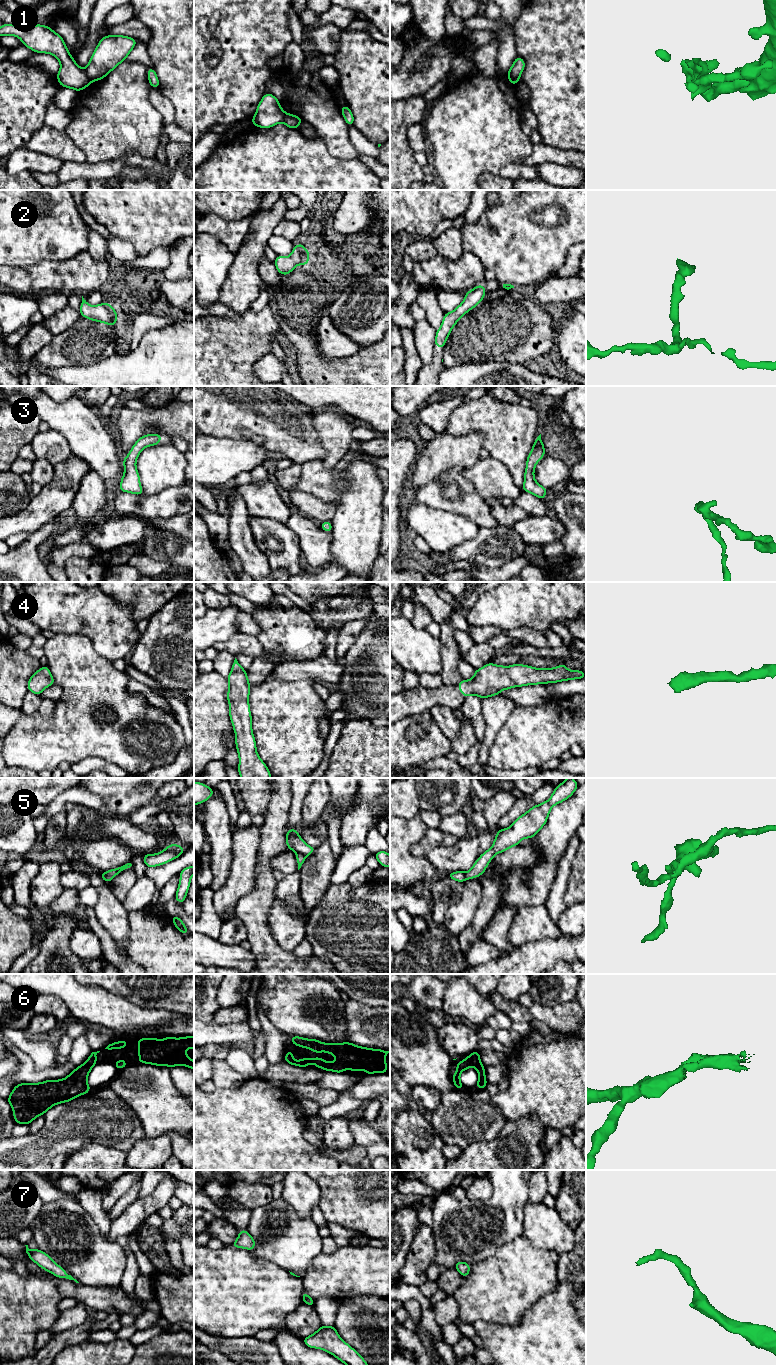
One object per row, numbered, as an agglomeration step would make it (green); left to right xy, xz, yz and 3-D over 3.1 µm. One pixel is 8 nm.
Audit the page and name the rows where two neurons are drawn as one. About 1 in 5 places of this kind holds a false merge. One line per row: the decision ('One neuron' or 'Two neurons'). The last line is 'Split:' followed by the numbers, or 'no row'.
1: Two neurons
2: One neuron
3: One neuron
4: One neuron
5: Two neurons
6: One neuron
7: One neuron
Split: 1, 5

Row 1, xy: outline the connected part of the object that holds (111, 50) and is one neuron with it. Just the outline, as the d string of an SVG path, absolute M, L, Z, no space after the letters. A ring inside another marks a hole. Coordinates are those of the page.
M108 35L103 37L84 69L91 82L103 79L114 70L136 45L137 40L128 36Z

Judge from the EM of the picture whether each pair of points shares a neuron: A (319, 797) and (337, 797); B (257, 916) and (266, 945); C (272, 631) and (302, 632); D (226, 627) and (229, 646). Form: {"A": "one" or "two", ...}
{"A": "two", "B": "one", "C": "one", "D": "two"}

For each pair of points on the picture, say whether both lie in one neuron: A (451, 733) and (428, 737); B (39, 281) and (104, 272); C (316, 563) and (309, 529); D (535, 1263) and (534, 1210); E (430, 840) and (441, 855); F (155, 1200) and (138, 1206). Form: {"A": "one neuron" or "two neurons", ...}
{"A": "two neurons", "B": "one neuron", "C": "one neuron", "D": "two neurons", "E": "two neurons", "F": "one neuron"}

